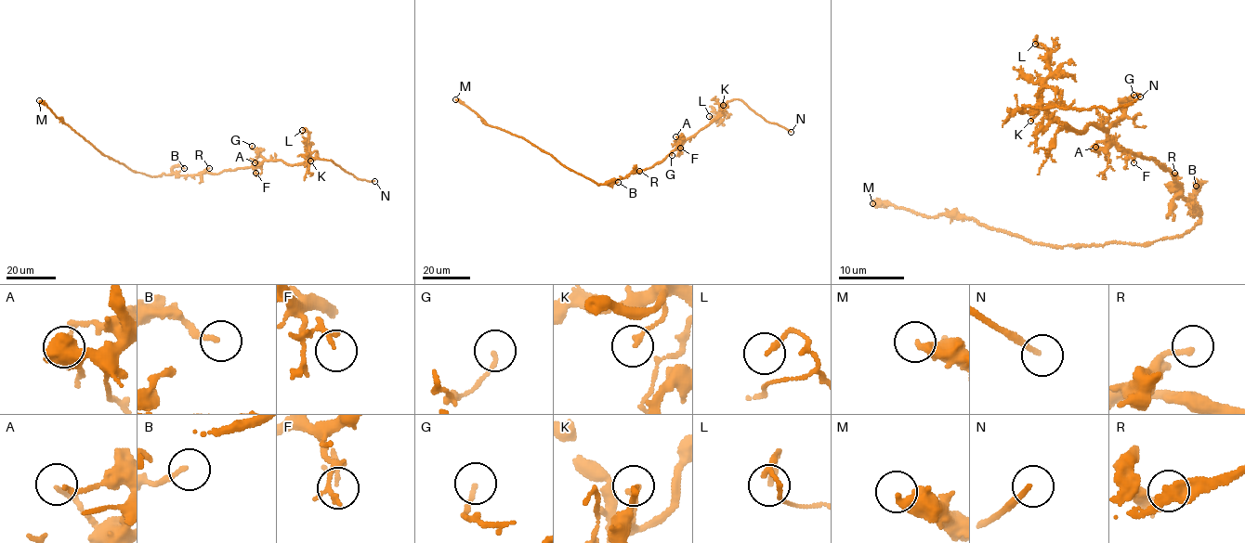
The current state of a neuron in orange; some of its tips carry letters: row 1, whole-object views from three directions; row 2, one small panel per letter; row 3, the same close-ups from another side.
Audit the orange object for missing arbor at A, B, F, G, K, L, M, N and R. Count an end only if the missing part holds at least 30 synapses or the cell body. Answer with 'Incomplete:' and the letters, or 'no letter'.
Incomplete: N

